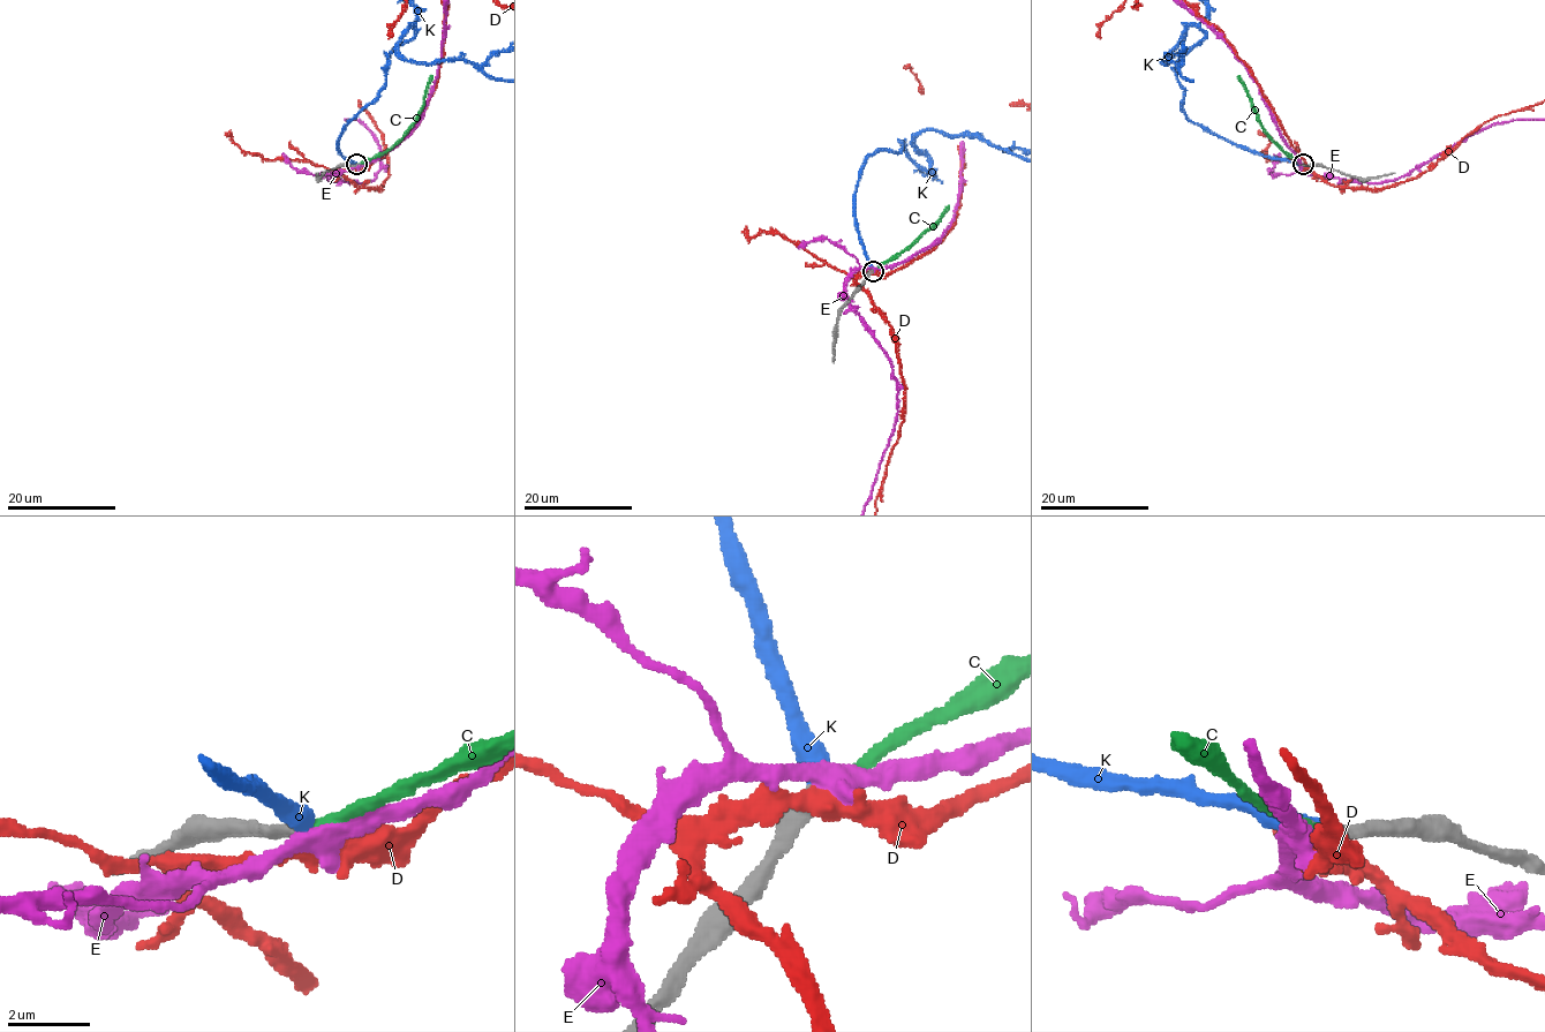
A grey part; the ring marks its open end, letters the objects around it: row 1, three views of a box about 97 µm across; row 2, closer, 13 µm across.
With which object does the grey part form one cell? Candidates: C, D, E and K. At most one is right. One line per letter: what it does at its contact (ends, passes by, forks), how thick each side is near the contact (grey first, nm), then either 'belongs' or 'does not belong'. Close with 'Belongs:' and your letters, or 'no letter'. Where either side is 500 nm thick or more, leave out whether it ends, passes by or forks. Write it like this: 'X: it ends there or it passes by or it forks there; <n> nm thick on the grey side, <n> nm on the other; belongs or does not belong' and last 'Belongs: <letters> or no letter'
C: it ends there; 360 nm thick on the grey side, 280 nm on the other; belongs
D: it passes by; 420 nm thick on the grey side, 440 nm on the other; does not belong
E: 360 nm thick on the grey side, 500 nm on the other; does not belong
K: it ends there; 400 nm thick on the grey side, 440 nm on the other; does not belong
Belongs: C

